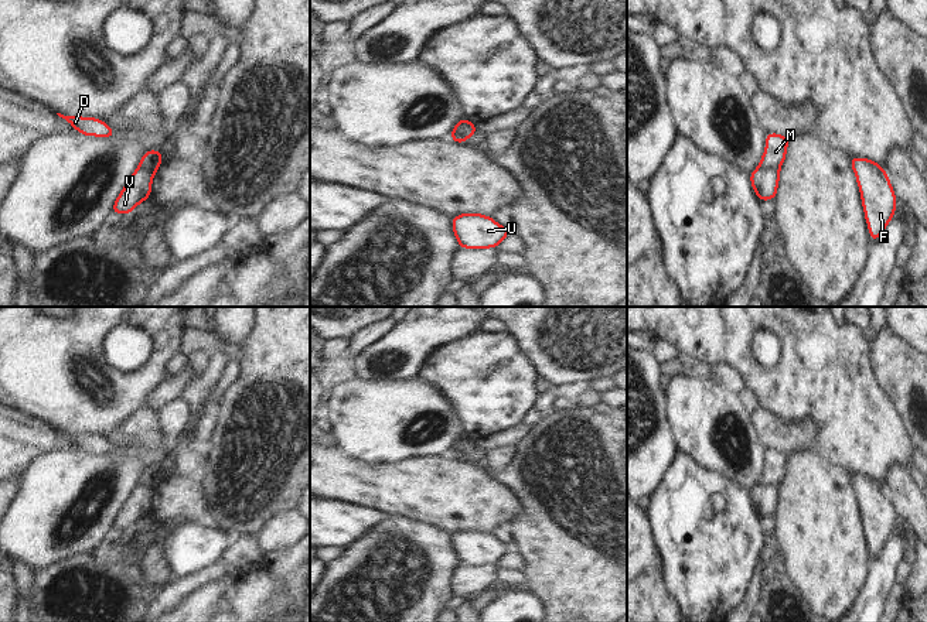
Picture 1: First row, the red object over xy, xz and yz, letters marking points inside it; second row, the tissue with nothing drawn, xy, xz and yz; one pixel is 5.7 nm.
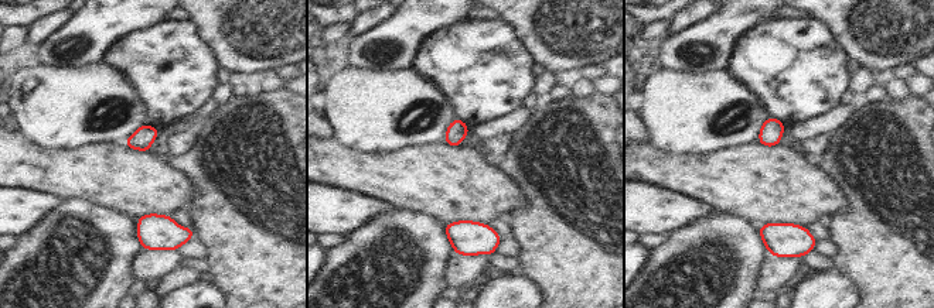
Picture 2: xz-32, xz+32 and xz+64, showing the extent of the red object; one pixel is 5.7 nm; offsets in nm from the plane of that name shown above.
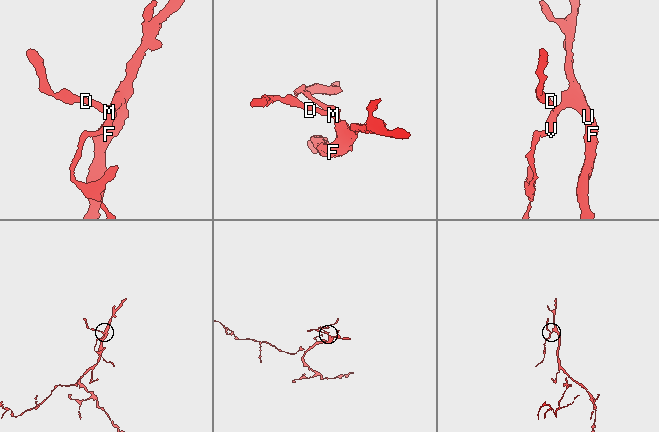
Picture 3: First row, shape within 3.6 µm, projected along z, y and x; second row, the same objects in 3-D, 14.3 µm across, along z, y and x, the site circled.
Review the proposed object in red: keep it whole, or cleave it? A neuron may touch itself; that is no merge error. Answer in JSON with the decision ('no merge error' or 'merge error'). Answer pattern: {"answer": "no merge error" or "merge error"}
{"answer": "merge error"}

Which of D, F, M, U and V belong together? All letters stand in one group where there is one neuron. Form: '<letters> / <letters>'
D F M U / V

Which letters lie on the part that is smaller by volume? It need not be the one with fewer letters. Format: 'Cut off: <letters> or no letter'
Cut off: V

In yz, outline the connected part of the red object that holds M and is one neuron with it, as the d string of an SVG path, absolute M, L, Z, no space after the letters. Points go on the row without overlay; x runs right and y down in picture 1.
M778 450L766 451L766 466L760 476L760 483L763 486L780 486L783 482L790 454L784 454Z

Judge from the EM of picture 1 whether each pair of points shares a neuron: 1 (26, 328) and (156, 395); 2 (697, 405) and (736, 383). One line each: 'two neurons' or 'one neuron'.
1: two neurons
2: two neurons

